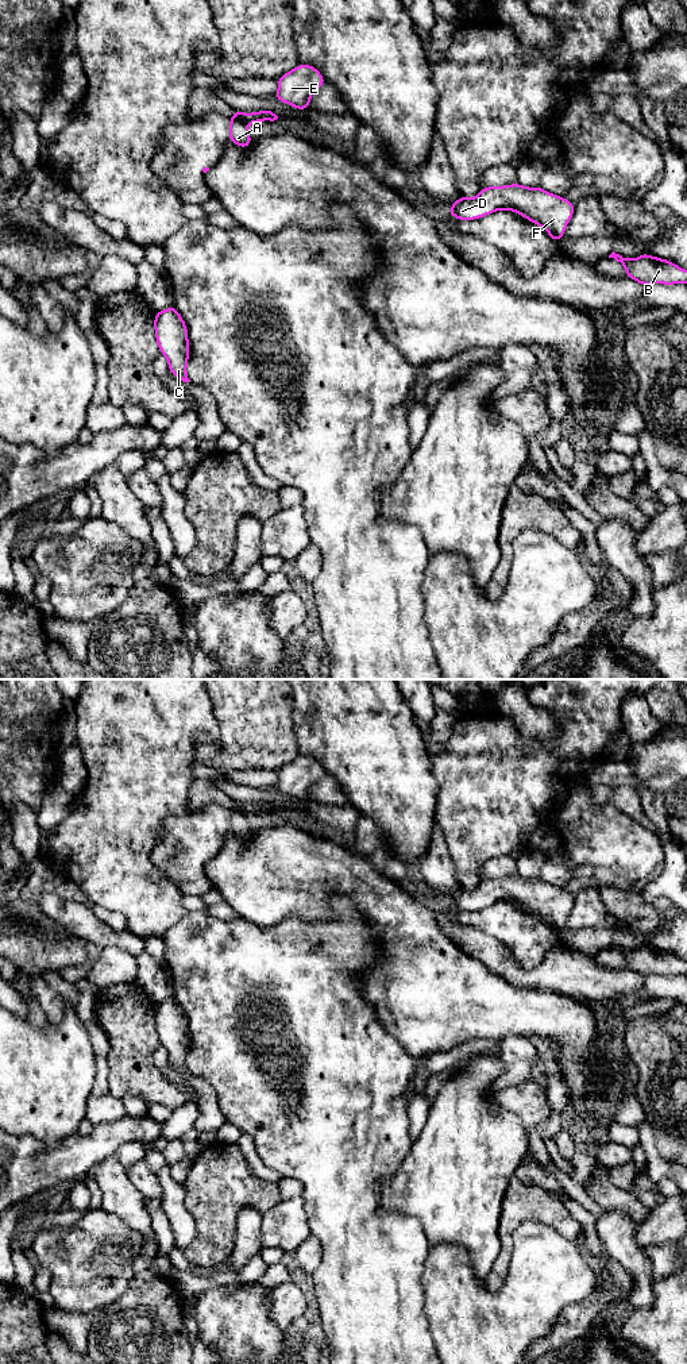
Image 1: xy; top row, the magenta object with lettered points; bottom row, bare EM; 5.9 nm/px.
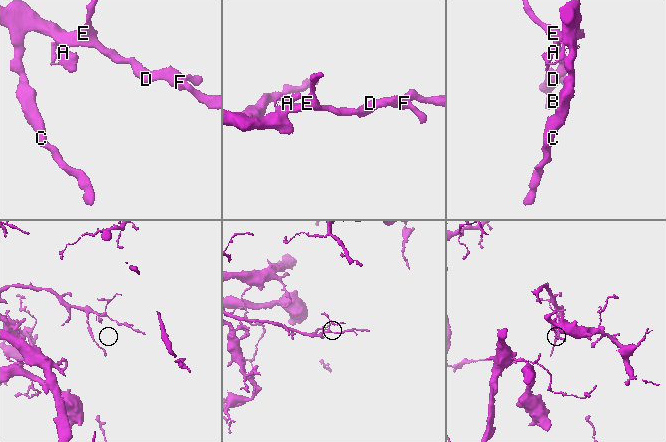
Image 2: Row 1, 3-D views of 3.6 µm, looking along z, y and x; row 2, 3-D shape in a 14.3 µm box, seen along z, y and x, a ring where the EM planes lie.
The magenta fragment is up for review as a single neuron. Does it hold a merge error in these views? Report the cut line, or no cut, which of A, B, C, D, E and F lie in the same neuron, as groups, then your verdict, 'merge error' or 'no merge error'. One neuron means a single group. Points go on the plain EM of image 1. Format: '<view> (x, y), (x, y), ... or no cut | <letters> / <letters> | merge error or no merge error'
xy (231, 809), (246, 816) | A / B C D E F | merge error

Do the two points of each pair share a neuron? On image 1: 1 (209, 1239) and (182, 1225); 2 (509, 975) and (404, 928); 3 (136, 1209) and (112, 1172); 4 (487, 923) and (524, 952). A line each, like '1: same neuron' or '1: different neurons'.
1: different neurons
2: different neurons
3: same neuron
4: same neuron

